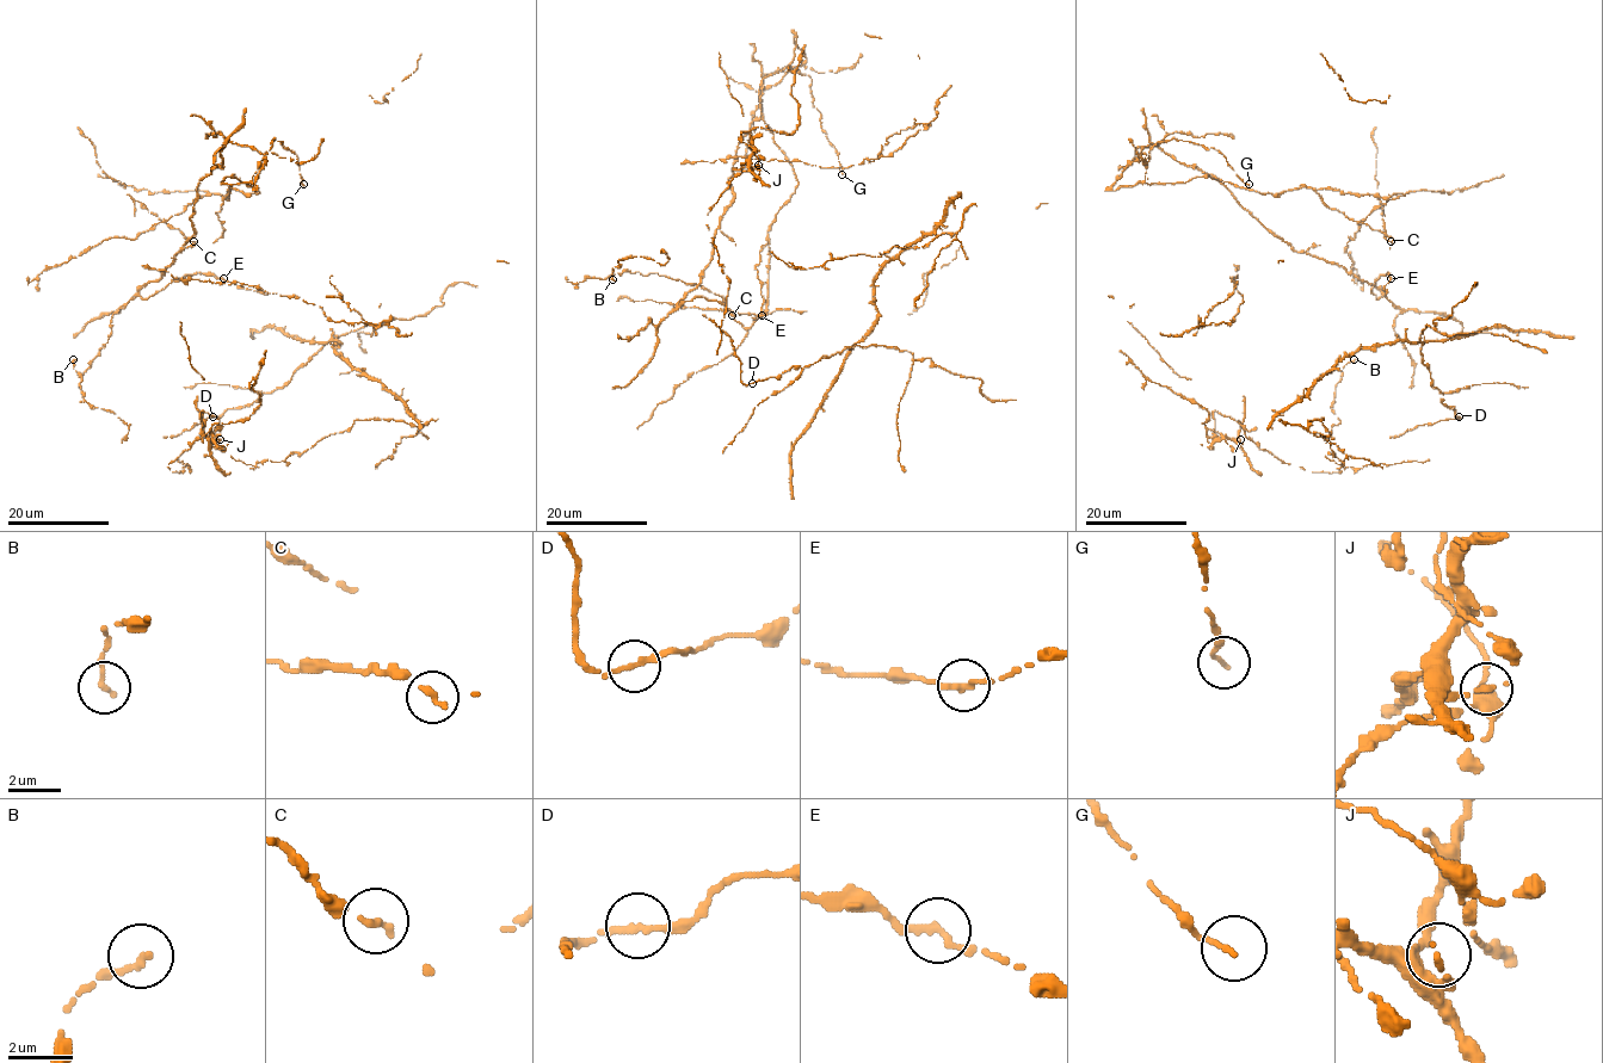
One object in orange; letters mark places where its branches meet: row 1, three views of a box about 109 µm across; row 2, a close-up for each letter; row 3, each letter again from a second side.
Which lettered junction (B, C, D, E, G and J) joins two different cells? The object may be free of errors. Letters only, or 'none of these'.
none of these

